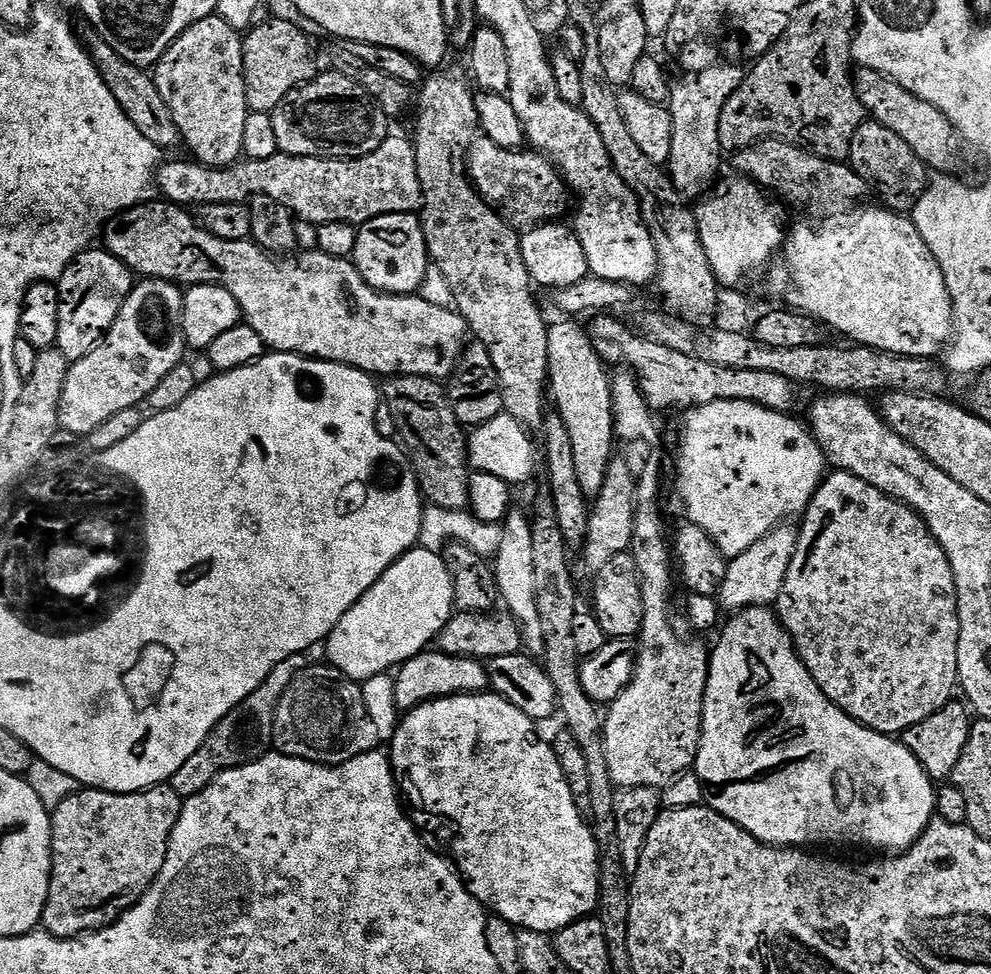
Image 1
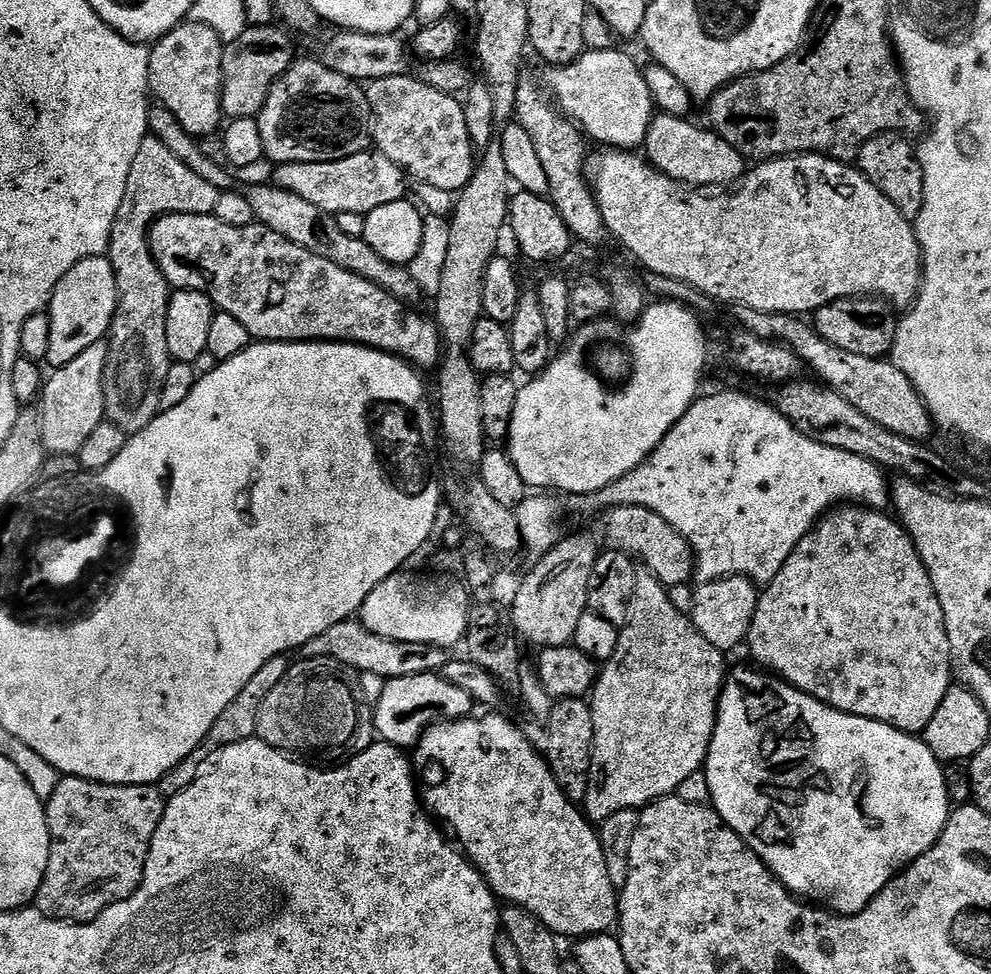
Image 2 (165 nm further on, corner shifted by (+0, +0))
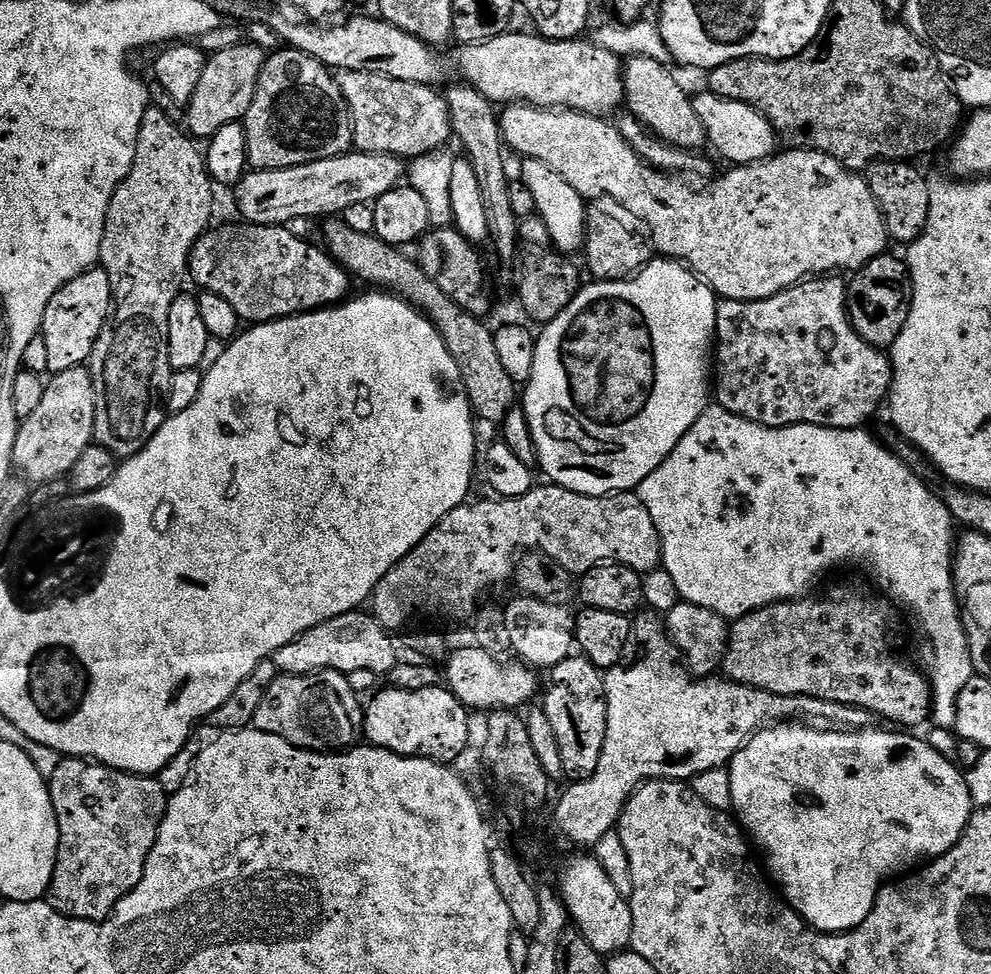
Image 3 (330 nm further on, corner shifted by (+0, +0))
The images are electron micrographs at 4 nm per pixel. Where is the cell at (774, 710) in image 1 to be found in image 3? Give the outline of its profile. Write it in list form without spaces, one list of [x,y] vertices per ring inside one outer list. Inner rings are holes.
[[[780,722],[775,726],[765,726],[748,741],[744,747],[736,751],[727,765],[726,771],[730,778],[730,794],[732,795],[731,811],[735,819],[742,825],[743,831],[760,848],[764,848],[764,856],[768,859],[768,868],[772,871],[771,879],[778,885],[783,899],[792,905],[793,910],[800,913],[800,917],[809,928],[818,932],[835,934],[848,932],[858,927],[874,910],[876,895],[881,888],[893,878],[923,865],[938,856],[944,856],[960,841],[965,826],[971,818],[974,805],[972,802],[968,781],[965,773],[953,761],[947,760],[931,749],[926,742],[916,734],[903,736],[903,731],[876,732],[877,730],[849,730],[838,732],[822,728],[810,728],[803,722]]]

